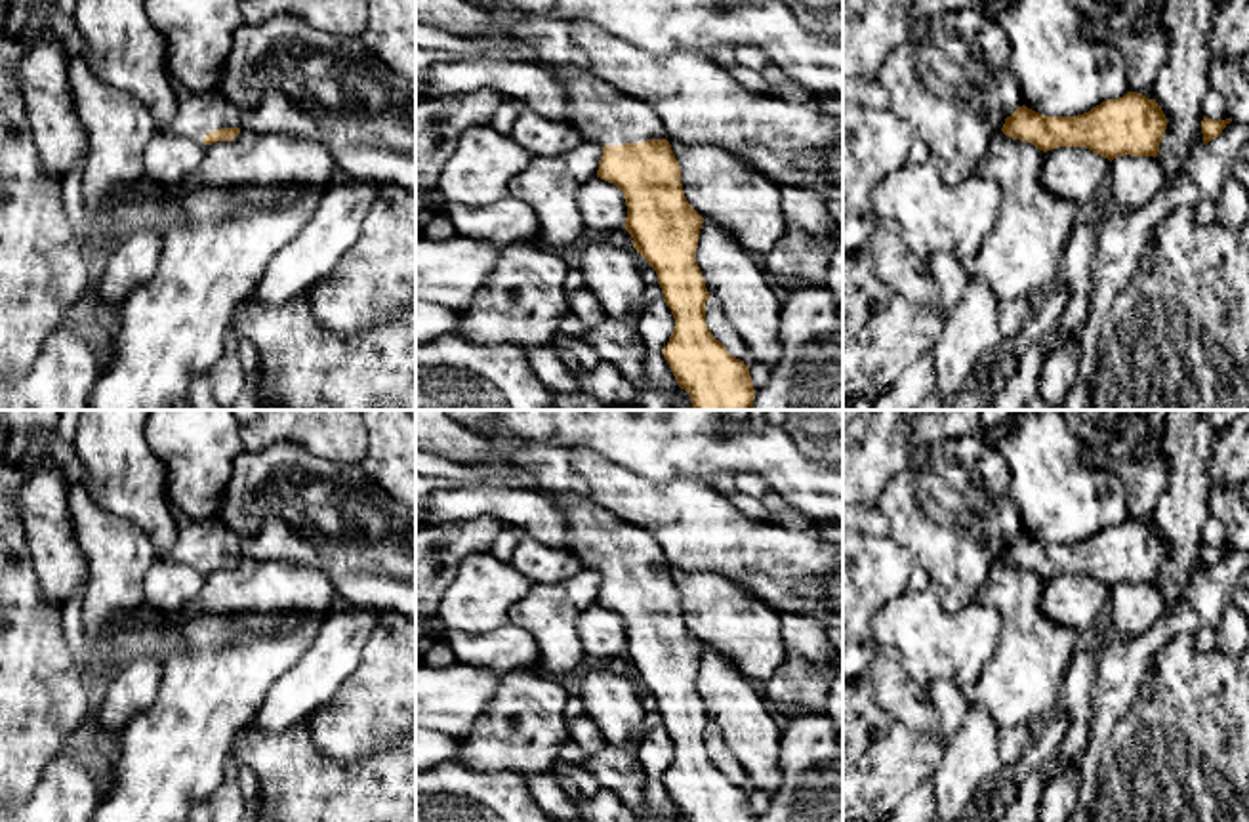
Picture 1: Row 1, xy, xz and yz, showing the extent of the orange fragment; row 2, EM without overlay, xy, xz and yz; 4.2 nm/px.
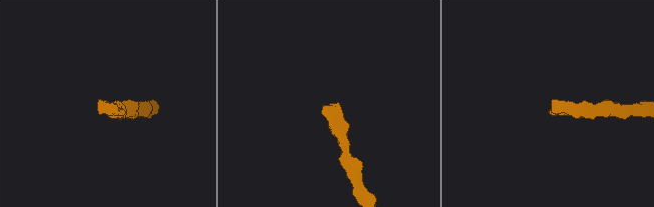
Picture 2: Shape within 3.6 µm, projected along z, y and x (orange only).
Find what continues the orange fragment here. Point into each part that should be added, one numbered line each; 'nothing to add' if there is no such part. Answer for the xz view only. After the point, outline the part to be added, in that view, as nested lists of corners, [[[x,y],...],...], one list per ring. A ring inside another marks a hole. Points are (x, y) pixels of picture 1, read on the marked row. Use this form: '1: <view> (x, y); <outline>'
1: xz (601, 113); [[[536,59],[568,90],[570,118],[584,139],[599,145],[641,143],[648,139],[667,139],[667,132],[658,114],[643,101],[629,97],[595,74],[574,72],[568,80],[563,69]]]

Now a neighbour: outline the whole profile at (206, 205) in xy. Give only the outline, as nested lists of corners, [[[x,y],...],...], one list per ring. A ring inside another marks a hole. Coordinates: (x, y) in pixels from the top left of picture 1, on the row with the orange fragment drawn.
[[[181,183],[151,189],[143,196],[120,200],[109,219],[109,227],[124,236],[132,231],[162,233],[168,225],[172,204],[177,204],[177,217],[187,223],[221,223],[242,210],[276,210],[303,198],[297,185],[275,185],[269,189],[185,189]]]

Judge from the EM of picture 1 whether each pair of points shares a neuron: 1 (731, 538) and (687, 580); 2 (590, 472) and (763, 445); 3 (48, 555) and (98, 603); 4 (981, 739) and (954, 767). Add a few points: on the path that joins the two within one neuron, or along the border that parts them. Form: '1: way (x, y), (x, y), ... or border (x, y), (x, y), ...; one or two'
1: border (670, 569), (716, 571), (727, 575), (738, 588); two
2: border (582, 445), (647, 479), (664, 479); two
3: border (79, 544), (88, 565), (84, 588); two
4: way (975, 746), (962, 760); one

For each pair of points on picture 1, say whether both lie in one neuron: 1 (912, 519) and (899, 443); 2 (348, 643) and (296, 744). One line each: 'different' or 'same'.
1: different
2: different

